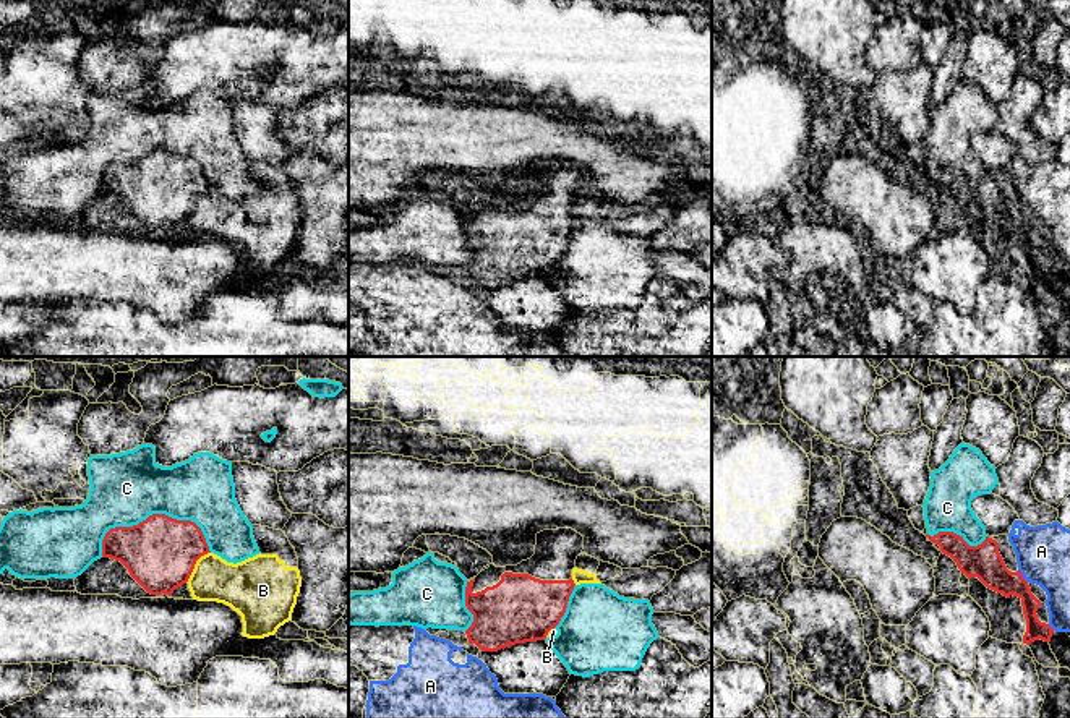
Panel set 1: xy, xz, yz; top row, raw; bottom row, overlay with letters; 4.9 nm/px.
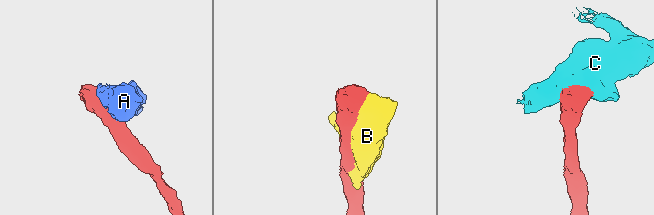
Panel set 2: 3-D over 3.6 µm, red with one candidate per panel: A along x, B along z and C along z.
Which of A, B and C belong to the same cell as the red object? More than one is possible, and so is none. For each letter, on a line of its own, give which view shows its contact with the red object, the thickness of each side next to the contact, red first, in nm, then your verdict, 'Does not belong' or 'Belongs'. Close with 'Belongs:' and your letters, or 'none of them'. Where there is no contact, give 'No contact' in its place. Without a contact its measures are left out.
A: Touches red in yz. Thickness 170 nm (red) against 280 nm. Does not belong
B: Touches red in xy. Thickness 360 nm (red) against 220 nm. Does not belong
C: Touches red in xy. Thickness 360 nm (red) against 360 nm. Does not belong
Belongs: none of them

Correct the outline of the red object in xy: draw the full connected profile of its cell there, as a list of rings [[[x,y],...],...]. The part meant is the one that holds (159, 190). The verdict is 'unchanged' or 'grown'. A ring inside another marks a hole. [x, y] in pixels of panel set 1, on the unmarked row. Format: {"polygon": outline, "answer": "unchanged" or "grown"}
{"polygon": [[[152,151],[133,164],[110,165],[102,177],[102,194],[120,198],[151,232],[172,232],[208,190],[206,175],[195,159],[165,151]]], "answer": "unchanged"}

